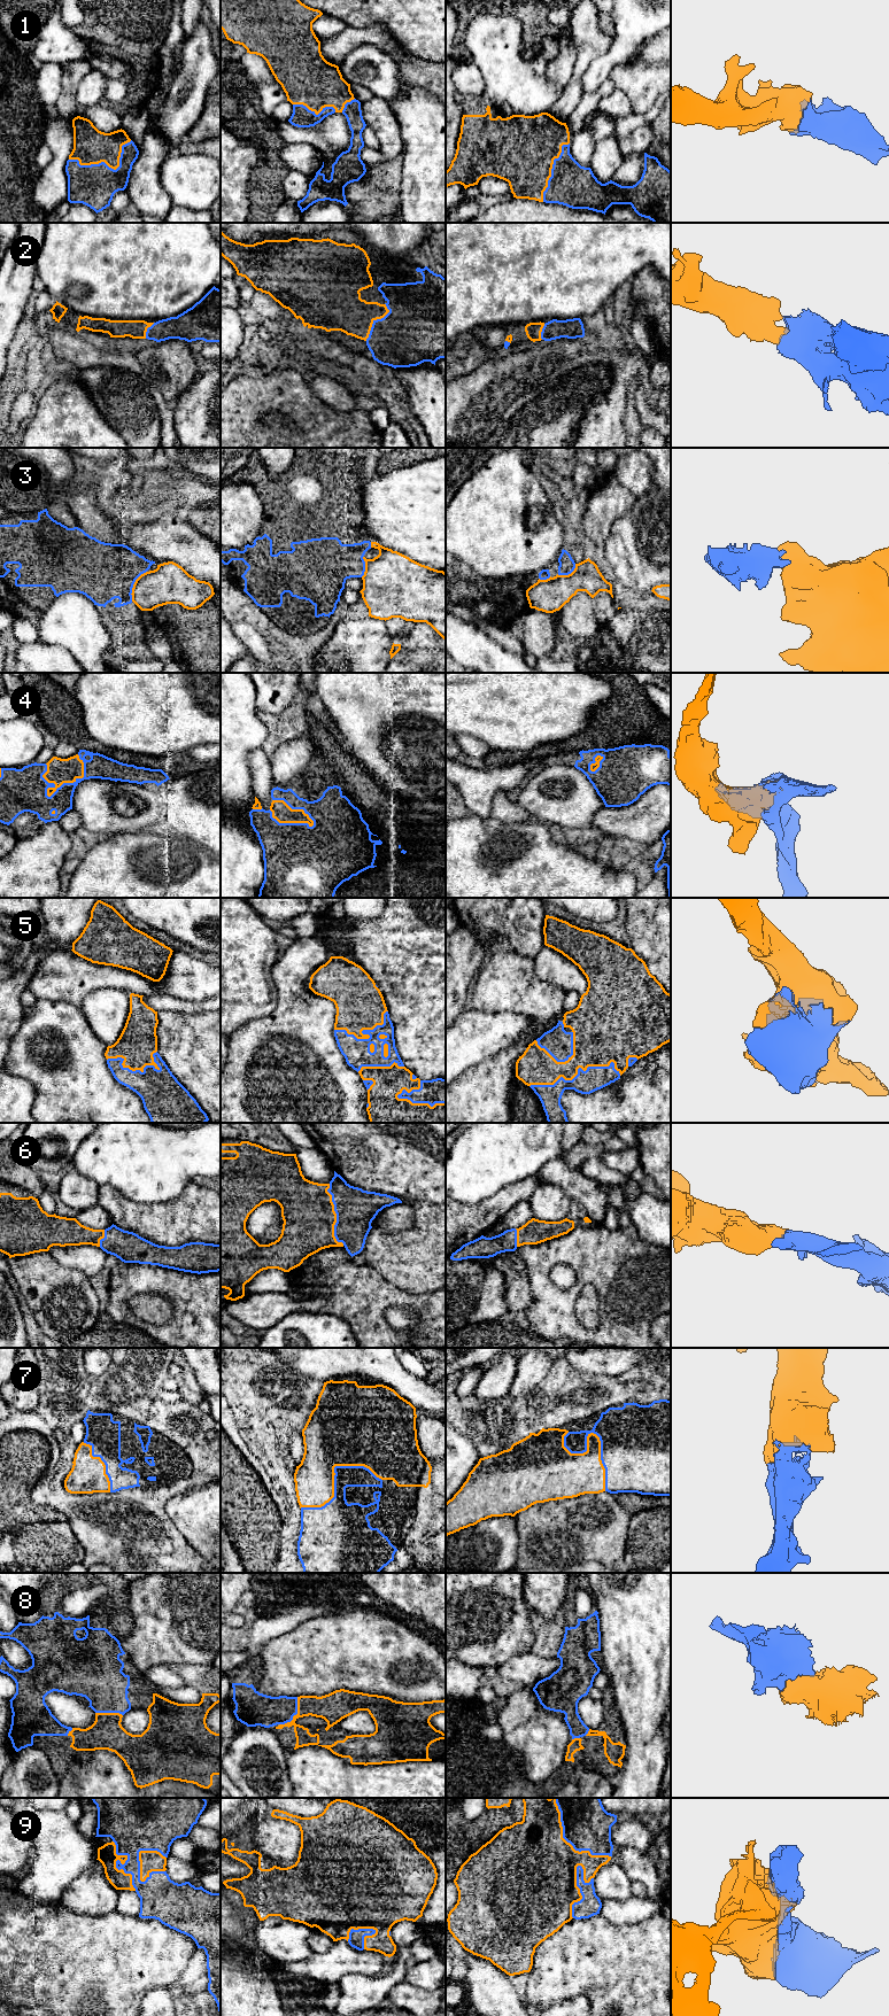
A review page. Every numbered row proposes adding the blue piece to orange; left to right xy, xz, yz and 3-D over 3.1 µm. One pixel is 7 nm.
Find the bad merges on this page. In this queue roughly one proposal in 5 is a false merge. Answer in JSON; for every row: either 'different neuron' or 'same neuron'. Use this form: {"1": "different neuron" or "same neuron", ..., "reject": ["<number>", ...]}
{"1": "same neuron", "2": "same neuron", "3": "different neuron", "4": "same neuron", "5": "same neuron", "6": "same neuron", "7": "same neuron", "8": "same neuron", "9": "same neuron", "reject": ["3"]}

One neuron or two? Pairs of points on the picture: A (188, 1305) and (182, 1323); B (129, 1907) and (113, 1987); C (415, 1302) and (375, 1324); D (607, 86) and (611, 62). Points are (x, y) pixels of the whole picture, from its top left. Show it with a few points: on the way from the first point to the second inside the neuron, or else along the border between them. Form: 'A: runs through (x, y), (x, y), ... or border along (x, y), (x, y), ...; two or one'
A: runs through (188, 1310), (186, 1318); one
B: border along (116, 1910), (125, 1915), (138, 1916); two
C: runs through (402, 1301), (388, 1301), (378, 1311); one
D: border along (608, 77), (596, 90), (585, 92); two

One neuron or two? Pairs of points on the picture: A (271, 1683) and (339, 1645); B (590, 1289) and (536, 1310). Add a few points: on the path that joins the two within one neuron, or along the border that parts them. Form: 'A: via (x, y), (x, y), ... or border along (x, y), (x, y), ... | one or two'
A: via (288, 1668), (294, 1664), (315, 1659), (322, 1654) | one
B: border along (592, 1282), (582, 1287), (577, 1299), (579, 1321) | two

